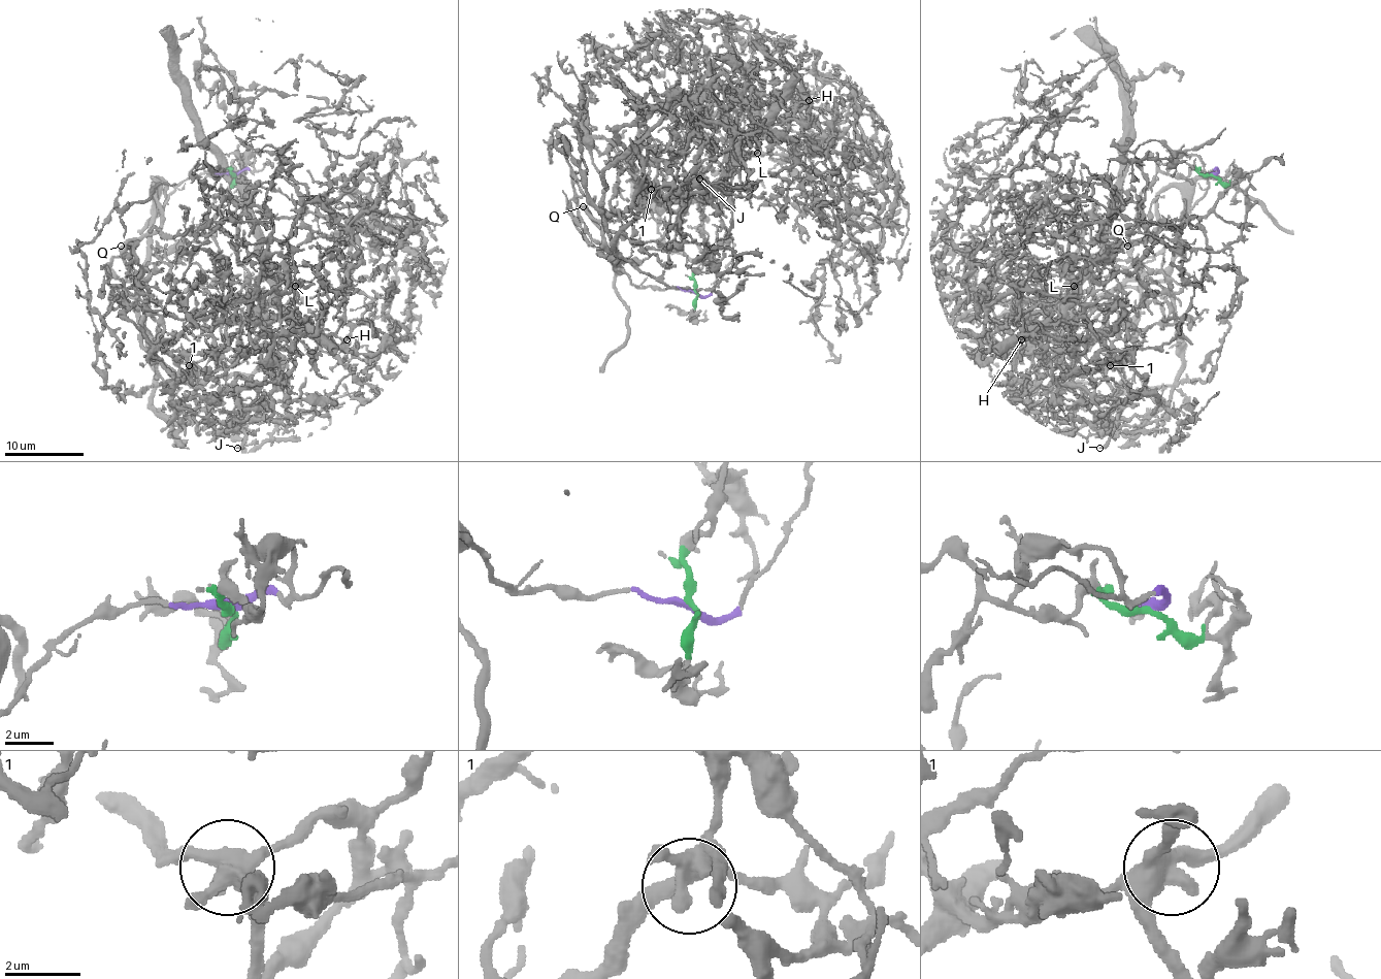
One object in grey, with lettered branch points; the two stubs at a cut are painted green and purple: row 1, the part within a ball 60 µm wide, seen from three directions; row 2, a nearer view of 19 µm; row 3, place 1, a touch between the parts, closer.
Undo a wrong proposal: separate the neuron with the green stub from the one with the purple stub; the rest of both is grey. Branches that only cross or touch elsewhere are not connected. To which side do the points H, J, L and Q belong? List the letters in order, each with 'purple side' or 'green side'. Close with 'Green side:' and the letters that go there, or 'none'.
H: green side
J: purple side
L: green side
Q: purple side
Green side: H, L

